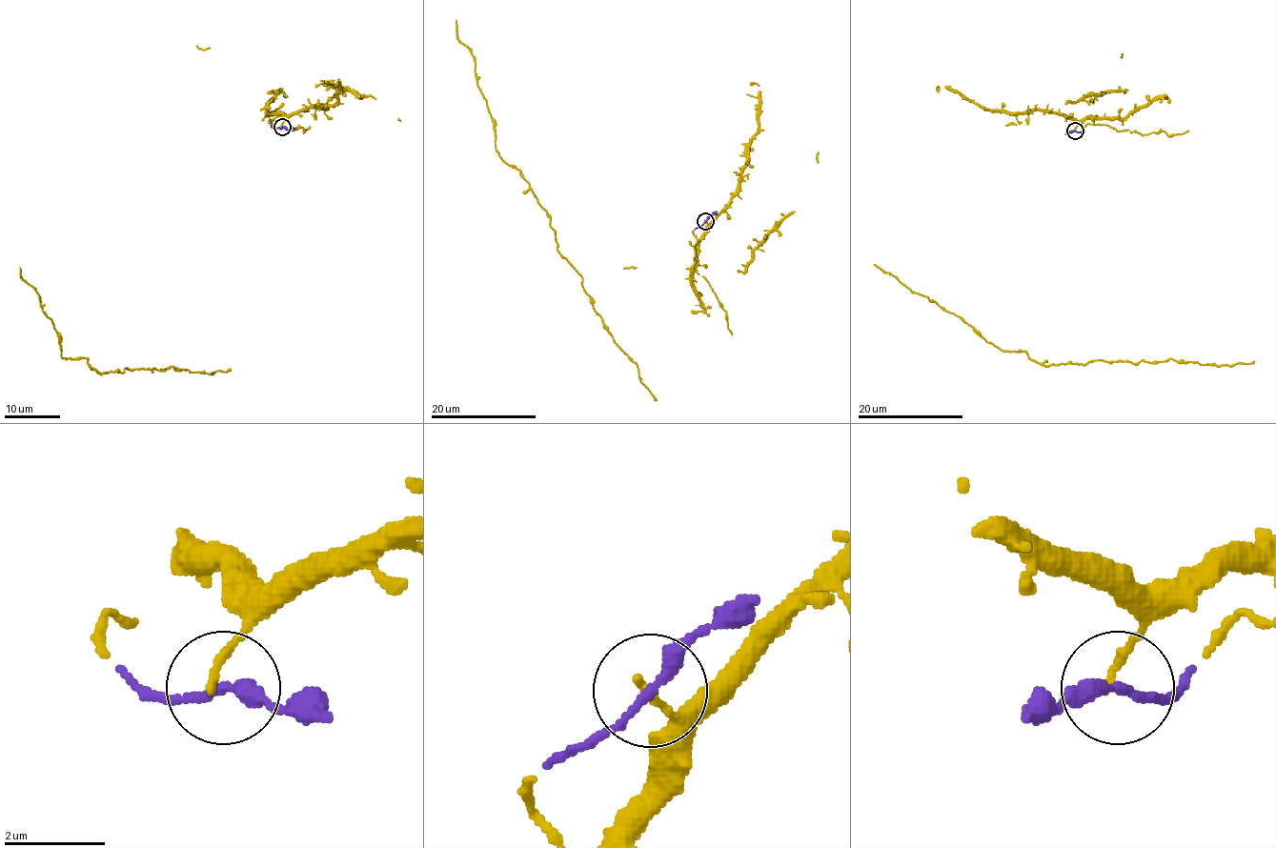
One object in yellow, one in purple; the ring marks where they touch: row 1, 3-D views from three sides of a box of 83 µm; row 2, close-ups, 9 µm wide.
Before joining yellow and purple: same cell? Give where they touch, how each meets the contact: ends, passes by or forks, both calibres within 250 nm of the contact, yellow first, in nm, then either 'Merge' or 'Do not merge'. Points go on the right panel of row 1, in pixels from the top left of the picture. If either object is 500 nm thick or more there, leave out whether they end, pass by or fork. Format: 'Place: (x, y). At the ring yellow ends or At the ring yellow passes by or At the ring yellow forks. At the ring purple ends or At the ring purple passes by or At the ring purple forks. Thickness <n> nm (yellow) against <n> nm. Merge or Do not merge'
Place: (1075, 131). At the ring yellow ends. At the ring purple passes by. Thickness 160 nm (yellow) against 240 nm. Merge

